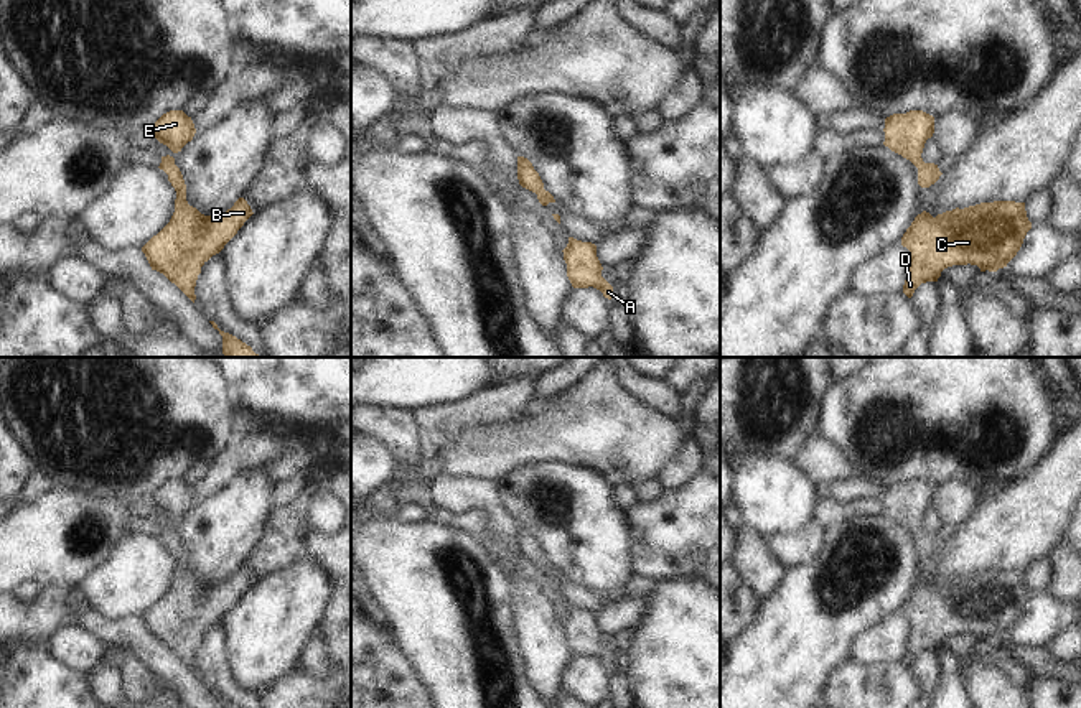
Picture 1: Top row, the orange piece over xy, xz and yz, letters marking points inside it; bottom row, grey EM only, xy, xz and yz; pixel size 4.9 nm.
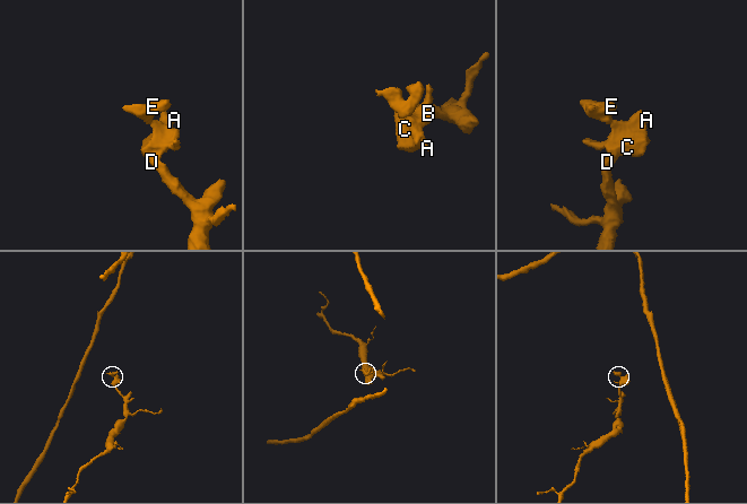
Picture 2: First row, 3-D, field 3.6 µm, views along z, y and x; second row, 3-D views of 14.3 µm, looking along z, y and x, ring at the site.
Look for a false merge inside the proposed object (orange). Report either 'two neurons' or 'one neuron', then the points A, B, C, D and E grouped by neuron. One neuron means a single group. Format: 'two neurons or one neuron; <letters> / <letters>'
one neuron; A B C D E

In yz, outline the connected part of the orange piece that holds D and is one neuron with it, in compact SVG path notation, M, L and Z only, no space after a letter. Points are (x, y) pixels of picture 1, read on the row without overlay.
M994 570L964 578L952 578L933 586L923 580L915 586L901 606L901 614L911 622L903 662L911 667L915 659L926 650L938 650L941 640L952 634L977 634L980 640L997 640L1020 619L1032 591L1027 586L1025 571Z

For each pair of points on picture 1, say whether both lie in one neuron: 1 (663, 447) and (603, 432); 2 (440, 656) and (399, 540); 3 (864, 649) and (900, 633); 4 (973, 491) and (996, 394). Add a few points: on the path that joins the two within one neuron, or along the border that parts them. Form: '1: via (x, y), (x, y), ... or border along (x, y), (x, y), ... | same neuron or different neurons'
1: via (648, 442), (625, 442), (618, 437) | same neuron
2: via (440, 628), (440, 593), (416, 568) | same neuron
3: via (872, 647), (884, 644), (892, 636) | same neuron
4: border along (936, 483), (949, 479), (978, 481), (987, 489) | different neurons

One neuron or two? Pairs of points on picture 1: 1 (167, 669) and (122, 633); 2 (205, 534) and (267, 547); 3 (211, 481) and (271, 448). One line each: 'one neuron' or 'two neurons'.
1: one neuron
2: two neurons
3: one neuron

